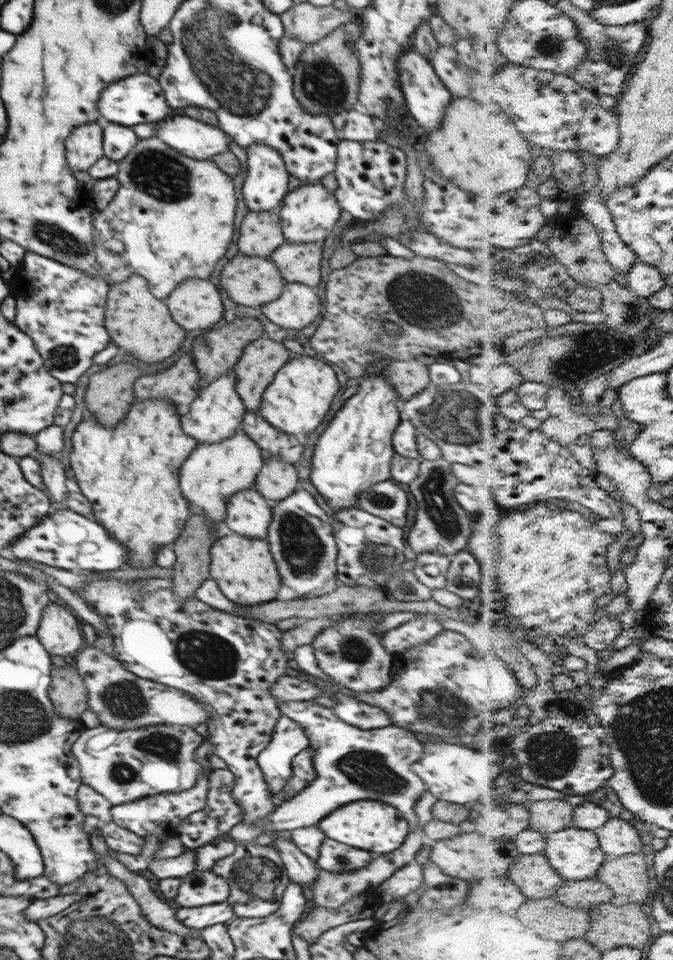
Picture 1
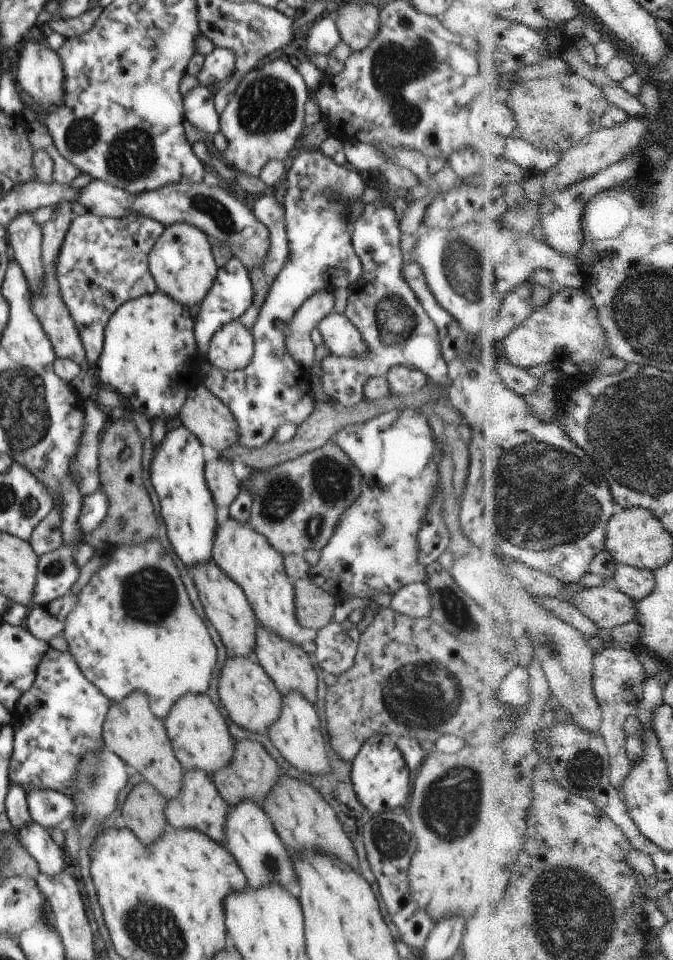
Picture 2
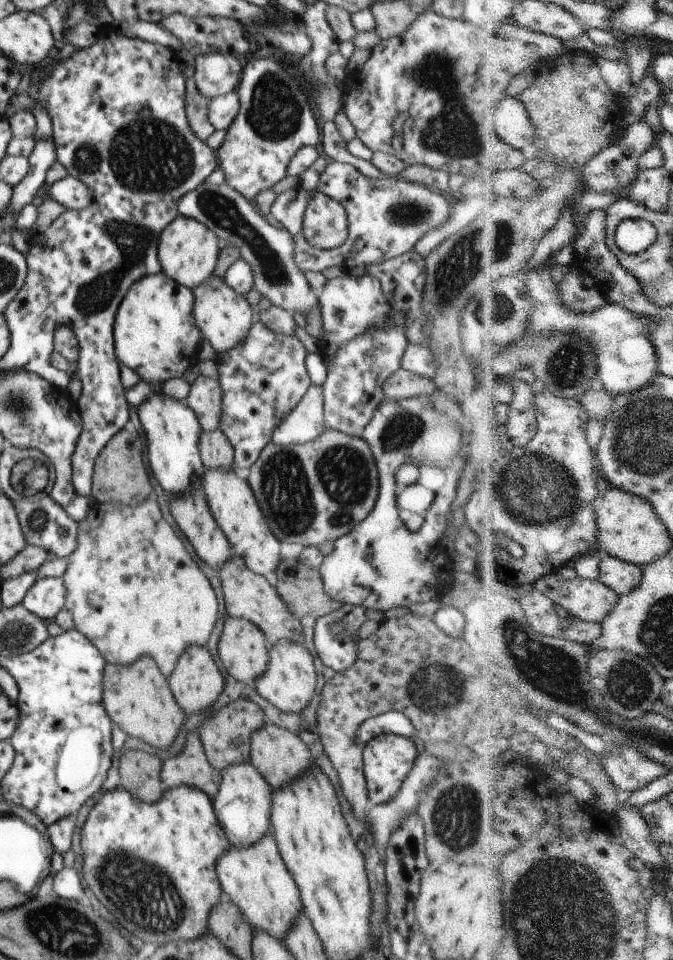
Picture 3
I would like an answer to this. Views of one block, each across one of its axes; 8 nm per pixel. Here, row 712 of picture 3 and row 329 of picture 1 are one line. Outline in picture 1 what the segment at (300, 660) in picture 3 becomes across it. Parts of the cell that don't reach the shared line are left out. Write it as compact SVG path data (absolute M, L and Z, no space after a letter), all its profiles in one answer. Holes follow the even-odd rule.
M286 282L278 298L263 304L261 311L271 323L300 332L320 316L320 299L316 289L303 282Z

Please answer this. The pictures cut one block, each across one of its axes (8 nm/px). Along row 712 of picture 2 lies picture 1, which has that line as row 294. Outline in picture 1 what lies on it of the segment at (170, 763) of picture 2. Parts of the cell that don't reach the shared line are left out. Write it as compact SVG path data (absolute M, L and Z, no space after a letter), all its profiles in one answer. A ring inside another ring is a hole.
M137 274L130 275L124 282L109 285L107 305L105 306L105 323L112 343L148 364L156 364L156 362L162 362L165 358L172 356L180 348L187 335L183 326L172 318L165 301L156 298L149 289L148 281Z

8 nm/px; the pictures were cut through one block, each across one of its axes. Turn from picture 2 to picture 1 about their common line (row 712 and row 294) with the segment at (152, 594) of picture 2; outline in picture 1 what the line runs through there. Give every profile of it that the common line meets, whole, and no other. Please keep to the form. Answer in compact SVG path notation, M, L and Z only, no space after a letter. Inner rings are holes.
M158 137L140 138L132 147L132 150L119 161L119 171L118 174L115 174L115 177L119 182L119 189L114 193L109 205L104 210L99 211L93 221L95 231L94 250L101 270L101 276L104 276L109 284L124 282L133 274L143 276L148 281L151 293L163 301L183 280L188 280L189 278L209 279L212 270L214 270L214 265L226 254L229 244L233 241L237 207L233 177L222 172L212 159L198 160L188 158L185 154L168 146Z

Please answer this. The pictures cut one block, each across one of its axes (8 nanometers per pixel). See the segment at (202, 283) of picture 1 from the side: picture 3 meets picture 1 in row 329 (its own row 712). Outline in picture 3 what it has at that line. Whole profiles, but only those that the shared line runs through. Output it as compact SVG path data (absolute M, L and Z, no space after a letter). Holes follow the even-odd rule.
M190 646L186 648L172 674L168 677L168 686L170 686L170 692L174 696L174 700L178 702L178 706L184 710L186 714L186 719L190 714L196 714L196 712L206 712L208 708L212 708L212 705L218 700L218 696L222 694L224 690L225 680L214 662L212 654L208 646ZM215 702L215 703L214 703Z

